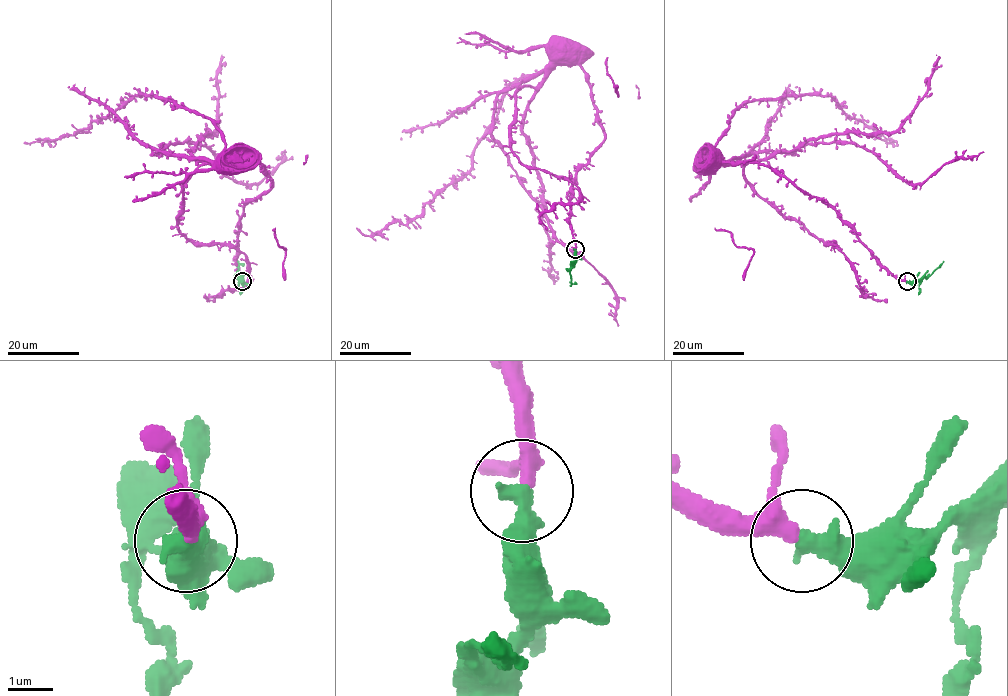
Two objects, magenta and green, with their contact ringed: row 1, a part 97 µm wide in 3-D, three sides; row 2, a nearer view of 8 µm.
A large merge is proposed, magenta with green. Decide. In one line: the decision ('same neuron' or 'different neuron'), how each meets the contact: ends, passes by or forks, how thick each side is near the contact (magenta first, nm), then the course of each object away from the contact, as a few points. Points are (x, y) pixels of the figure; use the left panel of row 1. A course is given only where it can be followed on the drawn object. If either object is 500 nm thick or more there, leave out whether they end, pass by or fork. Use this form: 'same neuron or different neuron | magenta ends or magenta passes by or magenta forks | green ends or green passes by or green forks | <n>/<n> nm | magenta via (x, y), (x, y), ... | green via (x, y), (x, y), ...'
same neuron | 280/500 nm | magenta via (242, 281), (240, 215), (271, 187), (265, 168), (159, 151), (200, 142), (229, 178), (257, 184), (285, 152) | green via (242, 281), (238, 277), (238, 267), (244, 265)

